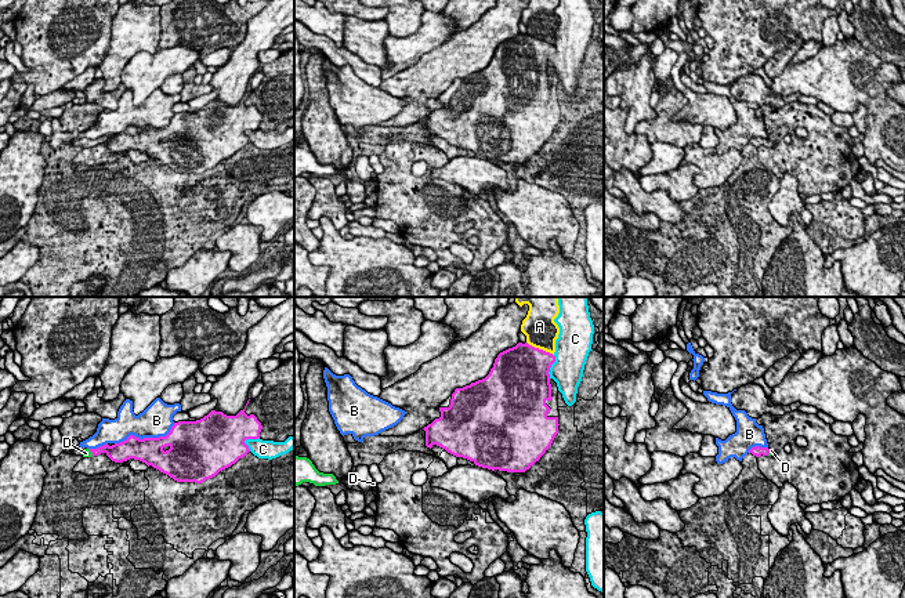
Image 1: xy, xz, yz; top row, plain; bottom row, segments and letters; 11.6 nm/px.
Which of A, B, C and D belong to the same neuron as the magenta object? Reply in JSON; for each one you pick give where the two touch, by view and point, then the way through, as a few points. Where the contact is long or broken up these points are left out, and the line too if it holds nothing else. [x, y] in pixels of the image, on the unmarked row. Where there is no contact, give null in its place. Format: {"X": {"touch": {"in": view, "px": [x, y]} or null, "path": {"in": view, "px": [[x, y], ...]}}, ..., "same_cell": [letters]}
{"D": {"touch": {"in": "xy", "px": [91, 142]}, "path": {"in": "xy", "px": [[112, 142], [91, 142], [86, 144]]}}, "same_cell": ["D"]}

